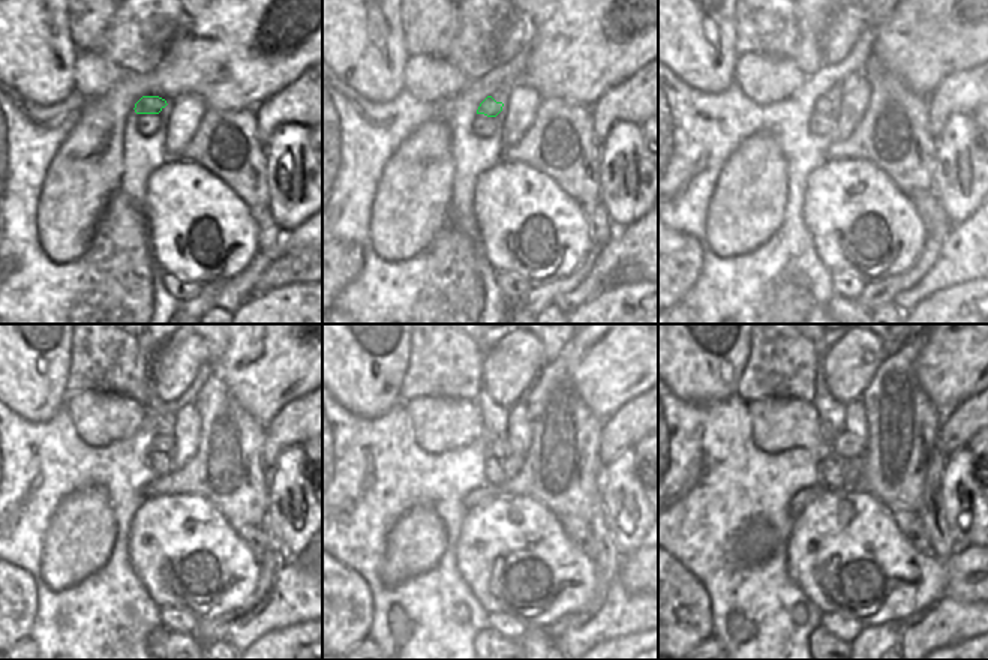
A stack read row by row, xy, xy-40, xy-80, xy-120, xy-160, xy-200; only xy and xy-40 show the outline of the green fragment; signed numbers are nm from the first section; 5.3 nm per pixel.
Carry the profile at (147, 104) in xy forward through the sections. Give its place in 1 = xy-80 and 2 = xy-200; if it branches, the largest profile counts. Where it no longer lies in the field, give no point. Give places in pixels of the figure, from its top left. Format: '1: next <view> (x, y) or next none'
1: next xy-80 (826, 107)
2: next xy-200 (846, 446)

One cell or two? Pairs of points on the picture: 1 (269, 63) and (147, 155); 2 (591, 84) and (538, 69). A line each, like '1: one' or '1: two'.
1: two
2: one

